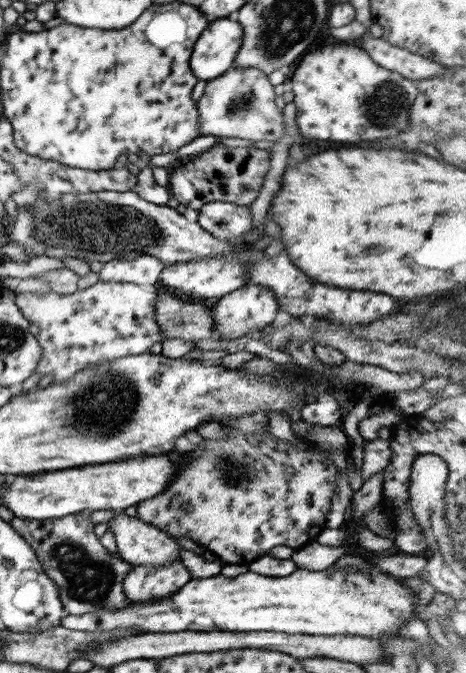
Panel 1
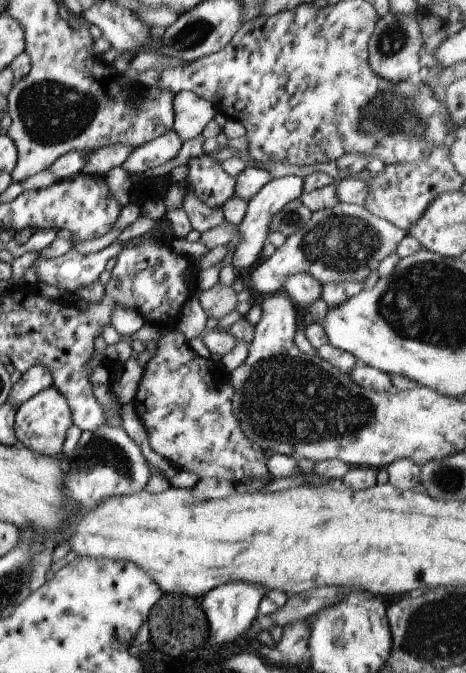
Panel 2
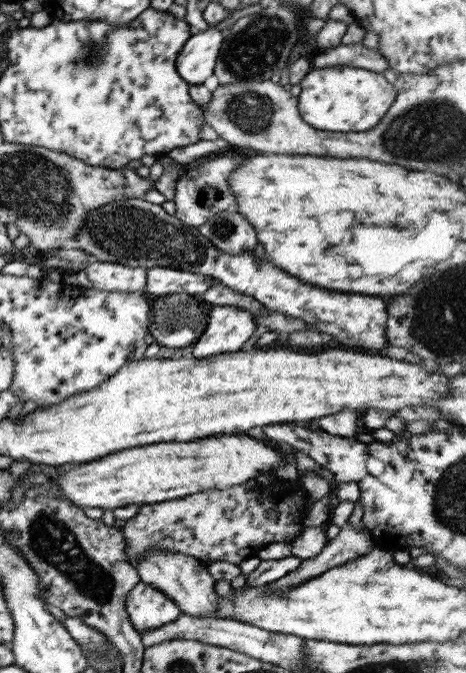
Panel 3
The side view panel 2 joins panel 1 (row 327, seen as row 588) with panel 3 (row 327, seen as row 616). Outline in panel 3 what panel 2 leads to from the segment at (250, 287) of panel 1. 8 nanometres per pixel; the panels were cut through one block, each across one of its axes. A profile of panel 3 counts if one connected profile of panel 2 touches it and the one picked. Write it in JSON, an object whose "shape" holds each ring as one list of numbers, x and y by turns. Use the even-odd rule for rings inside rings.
{"shape":[[231,305,211,306,207,316,206,330,193,343,193,358,239,351,256,327,248,311]]}

